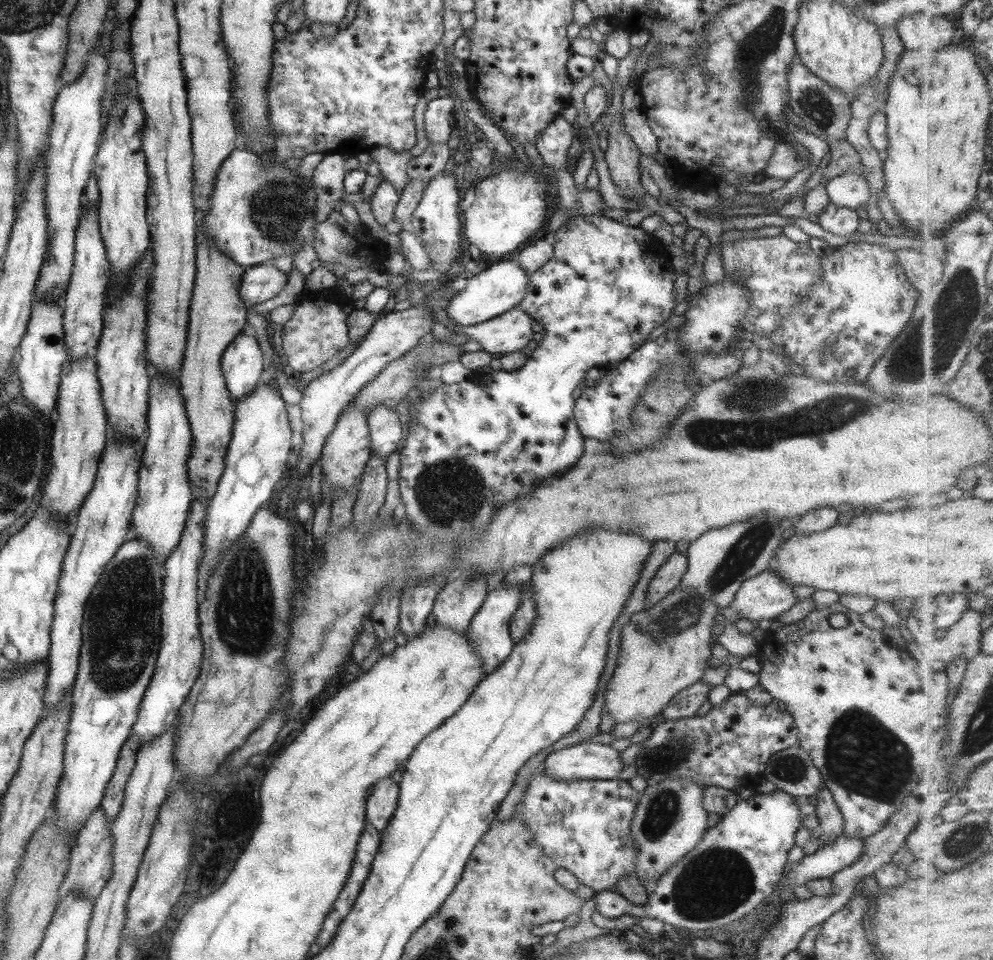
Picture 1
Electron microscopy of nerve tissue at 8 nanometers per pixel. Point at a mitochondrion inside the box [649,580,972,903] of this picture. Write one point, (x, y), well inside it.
(863, 757)

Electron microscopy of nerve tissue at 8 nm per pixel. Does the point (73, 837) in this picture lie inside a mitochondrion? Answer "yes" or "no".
no

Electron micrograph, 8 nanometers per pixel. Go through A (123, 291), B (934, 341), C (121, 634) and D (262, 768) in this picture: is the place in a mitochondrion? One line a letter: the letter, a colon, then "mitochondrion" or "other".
A: mitochondrion
B: mitochondrion
C: mitochondrion
D: other

